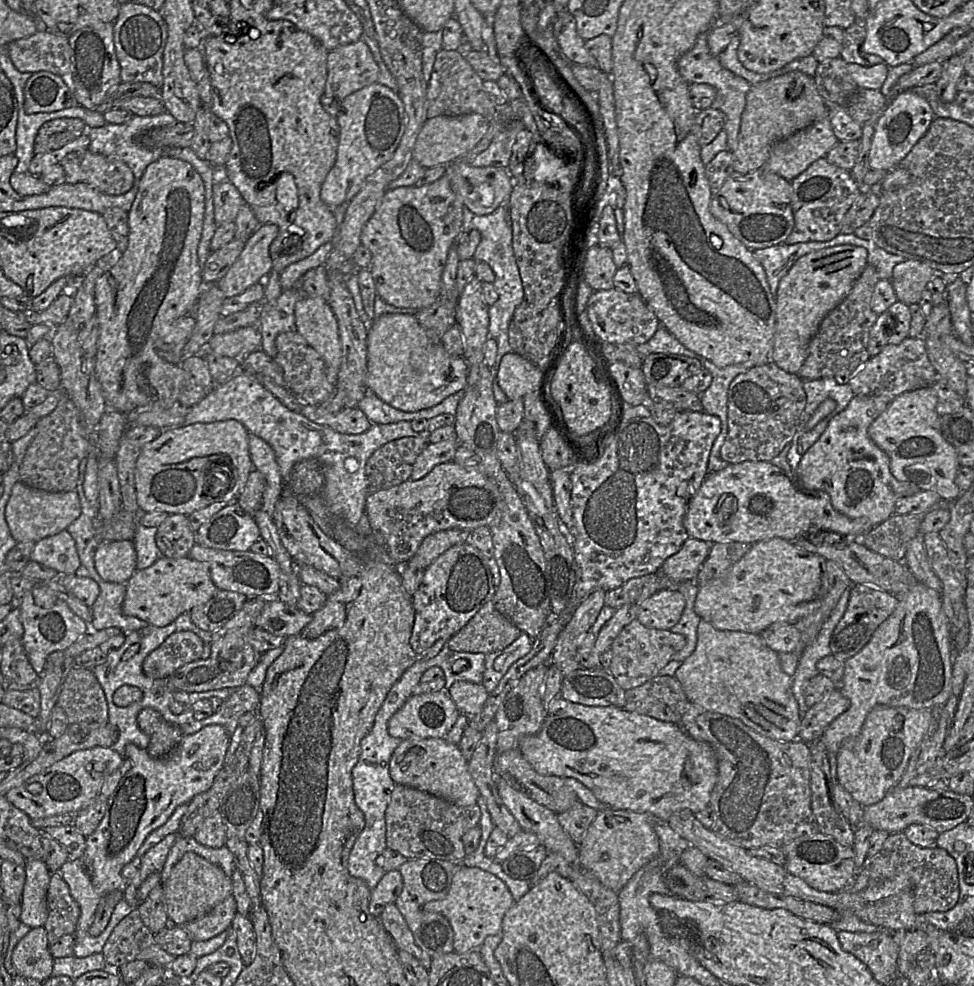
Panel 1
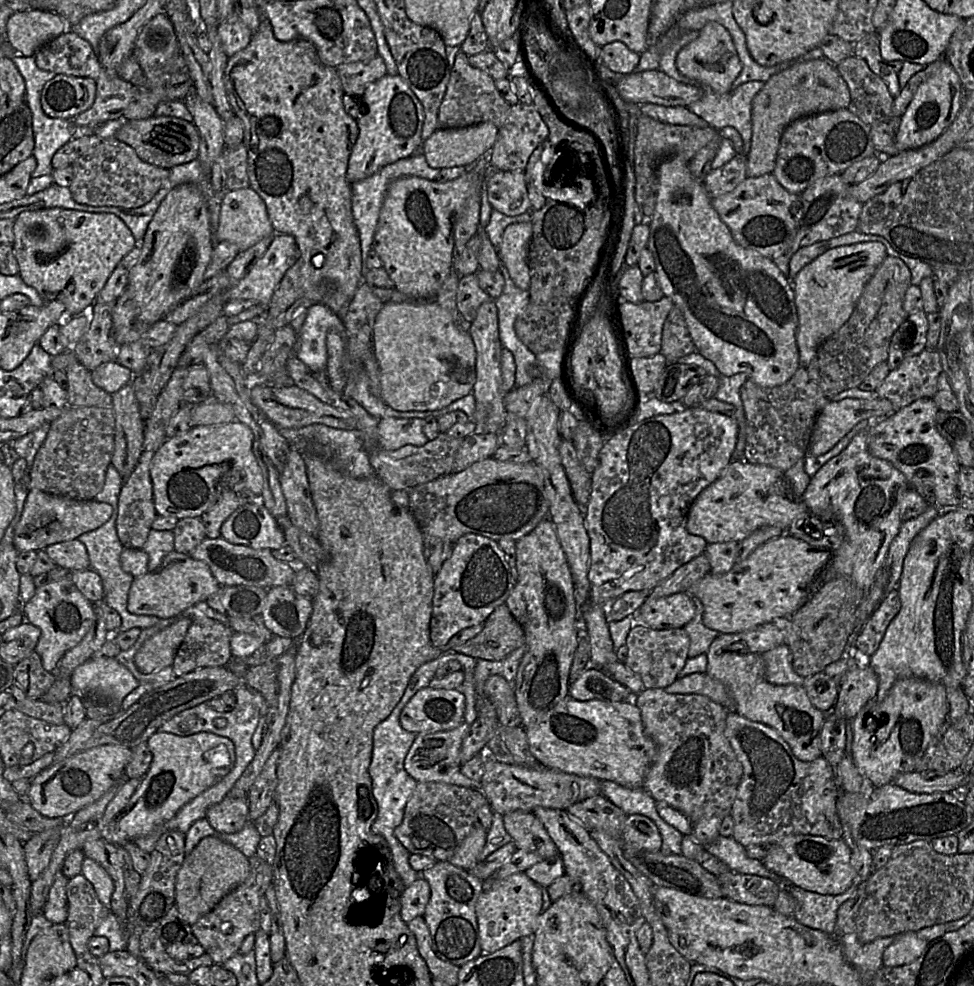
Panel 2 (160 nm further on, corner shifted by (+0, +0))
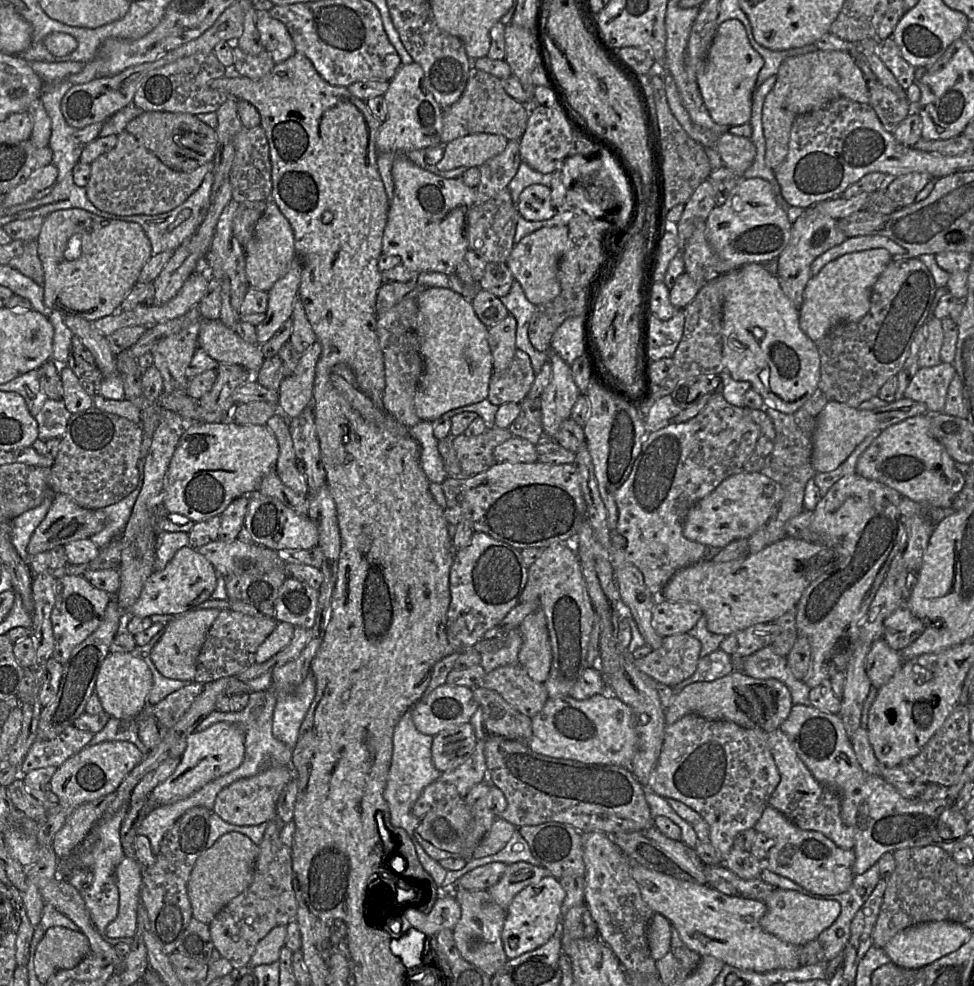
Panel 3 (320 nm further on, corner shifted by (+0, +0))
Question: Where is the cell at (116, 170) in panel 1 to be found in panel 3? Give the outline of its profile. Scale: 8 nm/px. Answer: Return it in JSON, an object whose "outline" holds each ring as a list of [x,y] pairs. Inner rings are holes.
{"outline":[[[124,130],[118,134],[115,147],[91,164],[91,175],[85,186],[87,197],[99,210],[115,215],[156,215],[183,204],[215,168],[214,161],[188,172],[166,166],[134,135]]]}

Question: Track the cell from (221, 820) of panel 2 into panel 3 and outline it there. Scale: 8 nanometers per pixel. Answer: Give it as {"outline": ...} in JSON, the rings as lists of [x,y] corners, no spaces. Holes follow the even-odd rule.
{"outline":[[[288,766],[267,767],[254,776],[240,779],[225,787],[215,799],[213,813],[234,825],[247,826],[275,821],[278,799],[292,779],[292,770]]]}

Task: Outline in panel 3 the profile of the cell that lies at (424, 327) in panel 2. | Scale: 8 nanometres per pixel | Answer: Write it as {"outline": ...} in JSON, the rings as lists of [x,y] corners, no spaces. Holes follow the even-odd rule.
{"outline":[[[437,287],[421,291],[416,301],[416,334],[424,371],[414,397],[414,406],[421,420],[435,422],[450,410],[487,399],[493,358],[488,327],[476,315],[471,301],[450,288]]]}

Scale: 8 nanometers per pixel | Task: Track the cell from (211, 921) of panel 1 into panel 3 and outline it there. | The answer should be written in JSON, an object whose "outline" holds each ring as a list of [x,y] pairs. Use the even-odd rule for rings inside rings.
{"outline":[[[274,820],[266,824],[250,885],[222,908],[208,924],[215,949],[234,968],[246,967],[258,942],[273,928],[286,926],[297,916],[297,901],[292,885],[291,846],[281,841],[281,828],[276,827]]]}

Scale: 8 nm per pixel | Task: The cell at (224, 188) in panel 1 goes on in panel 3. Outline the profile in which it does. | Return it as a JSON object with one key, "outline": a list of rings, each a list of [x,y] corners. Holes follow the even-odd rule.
{"outline":[[[272,199],[266,201],[266,209],[257,222],[254,237],[244,251],[245,271],[250,287],[265,292],[288,272],[297,259],[293,228]]]}

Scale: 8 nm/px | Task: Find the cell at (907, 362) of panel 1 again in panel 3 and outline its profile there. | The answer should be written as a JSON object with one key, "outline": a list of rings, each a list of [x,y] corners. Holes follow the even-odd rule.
{"outline":[[[951,363],[920,367],[903,392],[904,398],[924,403],[929,413],[943,412],[947,391],[956,372]]]}

